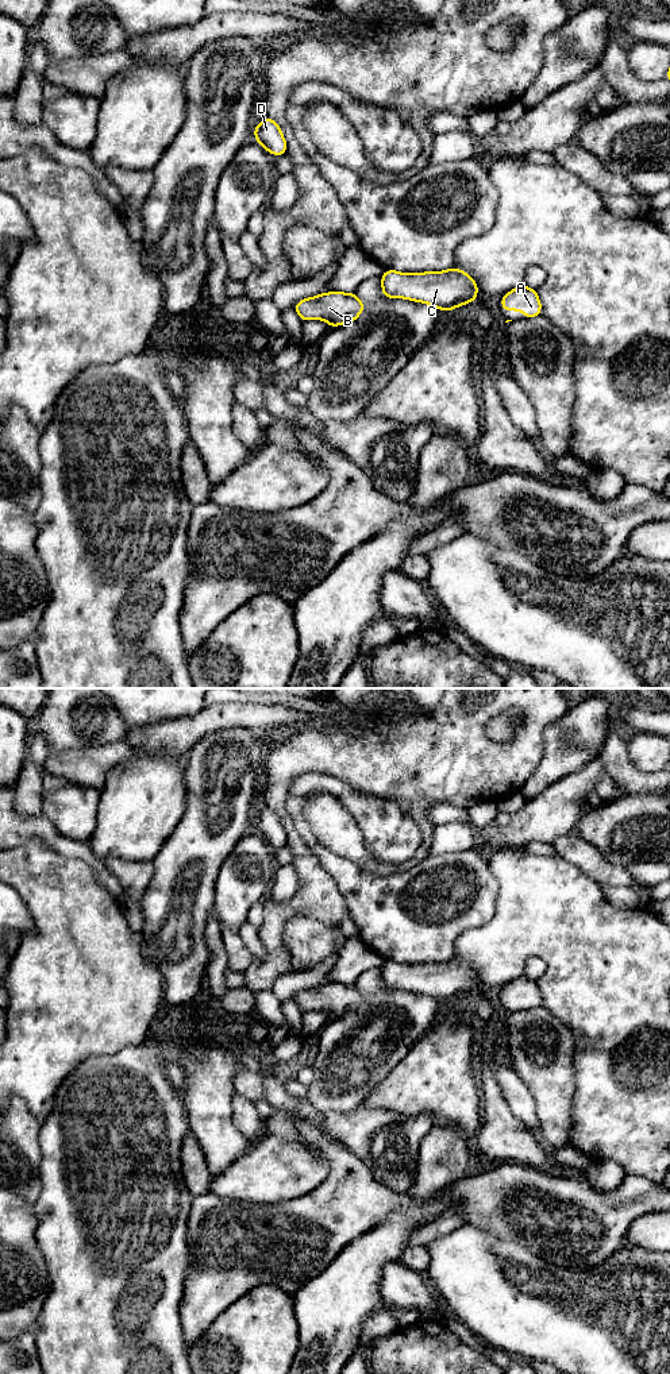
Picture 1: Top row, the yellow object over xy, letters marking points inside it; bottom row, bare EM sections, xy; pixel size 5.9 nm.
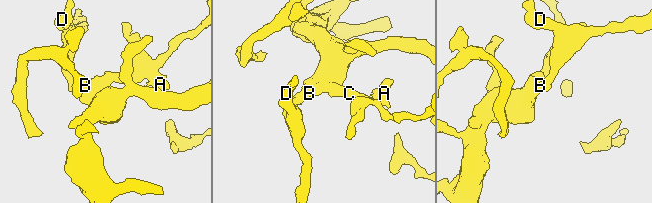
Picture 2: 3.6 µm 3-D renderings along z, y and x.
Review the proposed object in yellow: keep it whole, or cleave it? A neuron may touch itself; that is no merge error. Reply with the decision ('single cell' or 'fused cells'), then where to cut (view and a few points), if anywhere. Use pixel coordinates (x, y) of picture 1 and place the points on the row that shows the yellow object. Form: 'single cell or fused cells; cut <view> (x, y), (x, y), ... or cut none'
single cell; cut none

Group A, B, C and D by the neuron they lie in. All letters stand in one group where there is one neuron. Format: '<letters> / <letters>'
A B C D

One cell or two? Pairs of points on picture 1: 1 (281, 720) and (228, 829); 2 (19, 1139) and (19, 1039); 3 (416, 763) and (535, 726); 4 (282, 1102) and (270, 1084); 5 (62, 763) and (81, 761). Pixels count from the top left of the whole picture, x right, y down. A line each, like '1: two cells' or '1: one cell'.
1: two cells
2: two cells
3: one cell
4: one cell
5: one cell

